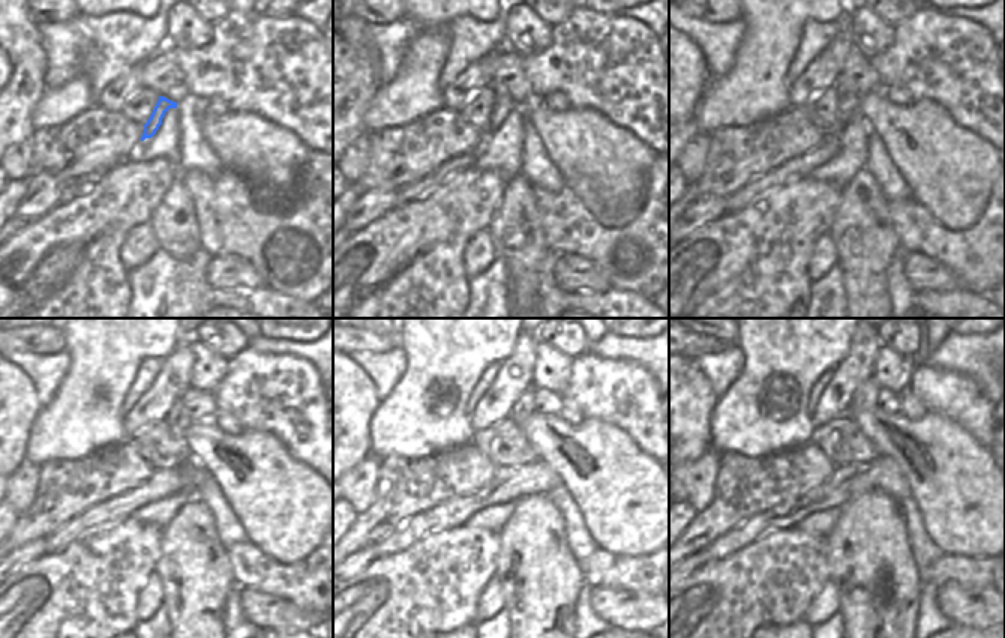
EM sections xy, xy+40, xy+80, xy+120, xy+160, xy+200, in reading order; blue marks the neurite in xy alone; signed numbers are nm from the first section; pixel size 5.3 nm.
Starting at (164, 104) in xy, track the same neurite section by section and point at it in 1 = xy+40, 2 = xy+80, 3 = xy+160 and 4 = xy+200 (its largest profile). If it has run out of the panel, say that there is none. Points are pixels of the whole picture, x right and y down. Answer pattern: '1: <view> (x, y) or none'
1: xy+40 (504, 105)
2: xy+80 (848, 102)
3: xy+160 (524, 406)
4: xy+200 (867, 394)

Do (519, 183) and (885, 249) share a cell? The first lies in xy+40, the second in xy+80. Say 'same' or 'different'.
same

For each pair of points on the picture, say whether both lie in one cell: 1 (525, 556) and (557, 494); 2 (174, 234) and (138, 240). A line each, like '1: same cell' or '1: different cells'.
1: different cells
2: different cells

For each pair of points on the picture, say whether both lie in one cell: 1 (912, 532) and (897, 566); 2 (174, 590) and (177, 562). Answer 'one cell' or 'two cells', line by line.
1: two cells
2: one cell

